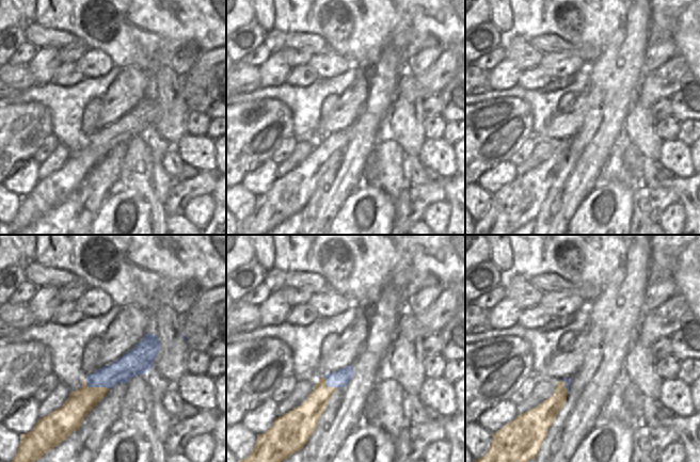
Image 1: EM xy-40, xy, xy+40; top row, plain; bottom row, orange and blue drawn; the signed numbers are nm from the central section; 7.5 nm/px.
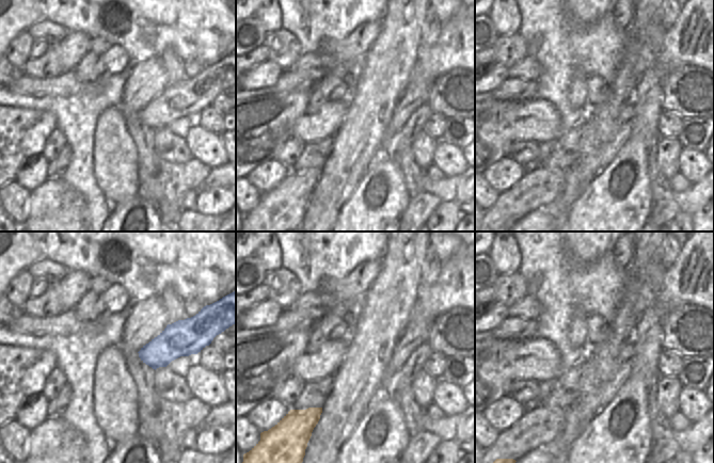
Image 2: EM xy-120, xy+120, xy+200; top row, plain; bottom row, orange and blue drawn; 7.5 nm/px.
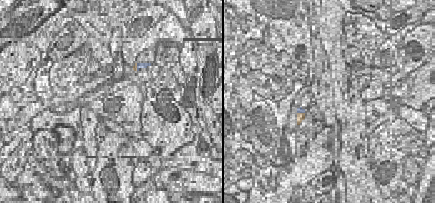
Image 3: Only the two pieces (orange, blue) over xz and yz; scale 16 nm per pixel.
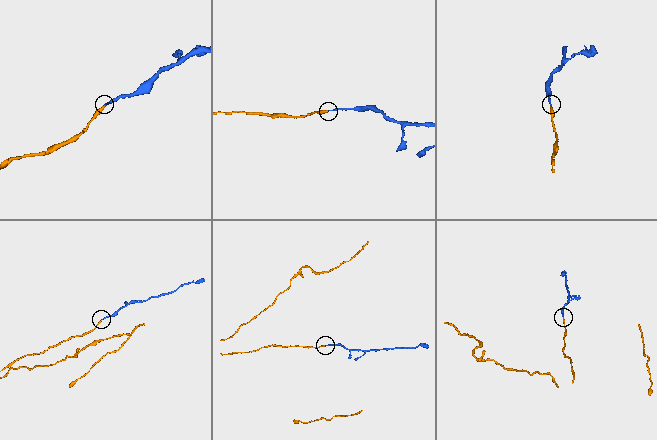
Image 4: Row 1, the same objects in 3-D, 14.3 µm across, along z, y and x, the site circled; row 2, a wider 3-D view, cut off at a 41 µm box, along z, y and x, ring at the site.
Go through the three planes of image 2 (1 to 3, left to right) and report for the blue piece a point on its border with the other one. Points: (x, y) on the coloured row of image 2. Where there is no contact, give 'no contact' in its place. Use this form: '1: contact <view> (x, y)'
1: no contact
2: no contact
3: no contact

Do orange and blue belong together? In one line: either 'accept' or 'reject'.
accept

